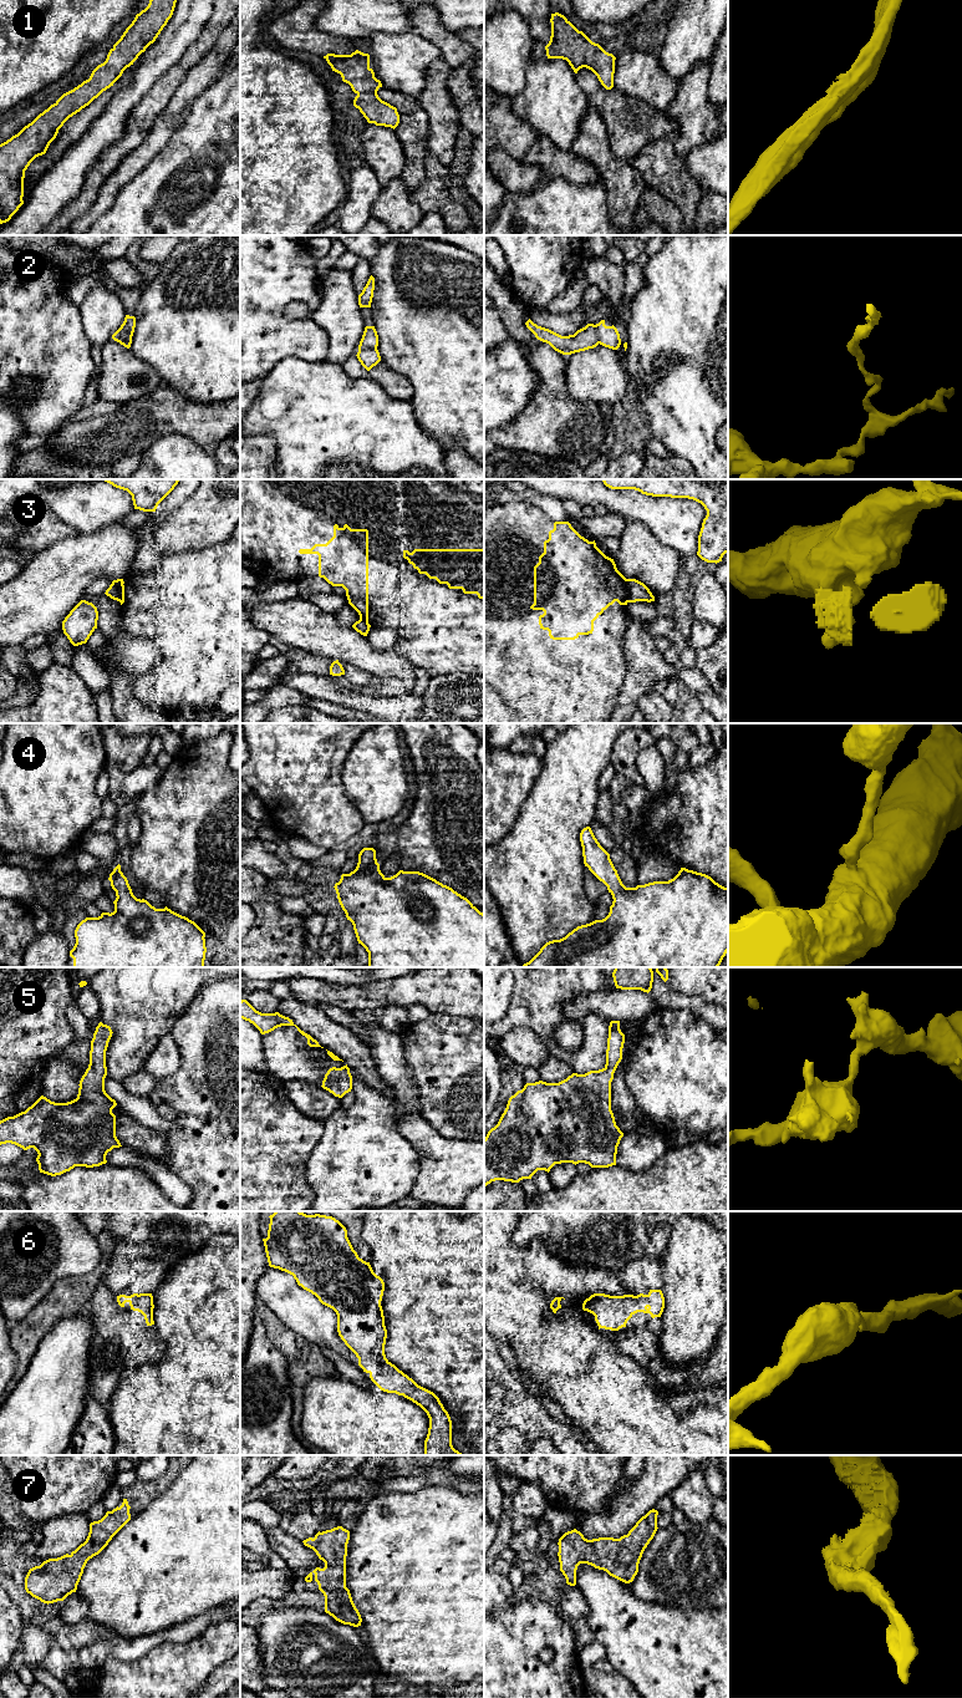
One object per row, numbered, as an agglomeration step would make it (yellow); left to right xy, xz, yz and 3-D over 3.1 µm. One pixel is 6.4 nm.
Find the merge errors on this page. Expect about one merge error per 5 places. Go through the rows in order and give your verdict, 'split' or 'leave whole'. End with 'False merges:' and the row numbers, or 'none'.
1: leave whole
2: split
3: split
4: leave whole
5: leave whole
6: leave whole
7: leave whole
False merges: 2, 3

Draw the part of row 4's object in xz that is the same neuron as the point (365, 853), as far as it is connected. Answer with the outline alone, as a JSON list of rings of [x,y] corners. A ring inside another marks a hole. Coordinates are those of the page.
[[[363,848],[353,871],[335,884],[339,903],[368,952],[368,967],[484,967],[484,914],[452,888],[419,871],[399,870],[386,878],[373,848]]]

